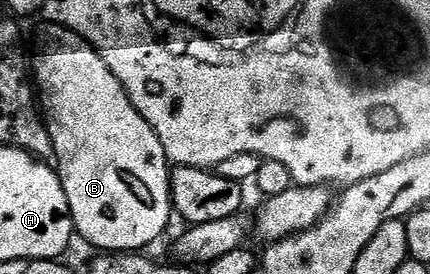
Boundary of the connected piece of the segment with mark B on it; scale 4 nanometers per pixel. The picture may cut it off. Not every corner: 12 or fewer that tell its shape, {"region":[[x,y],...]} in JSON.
{"region":[[93,46],[32,54],[79,239],[165,232],[172,166]]}

